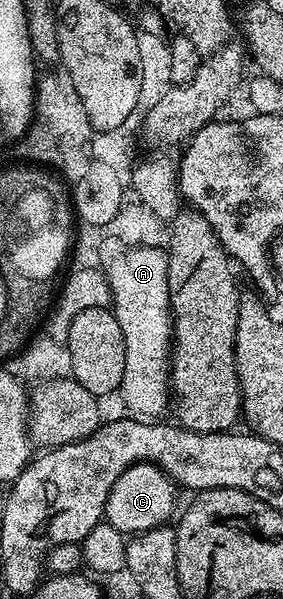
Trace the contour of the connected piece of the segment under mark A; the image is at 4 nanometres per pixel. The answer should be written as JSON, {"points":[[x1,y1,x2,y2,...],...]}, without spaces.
{"points":[[110,243,103,251,100,266,109,290,112,292,111,309,116,313,122,338,126,342,126,370,118,389,129,413,140,418,160,418,170,408,170,349,172,347,172,307,168,293,168,253,163,247,138,245,118,248]]}

